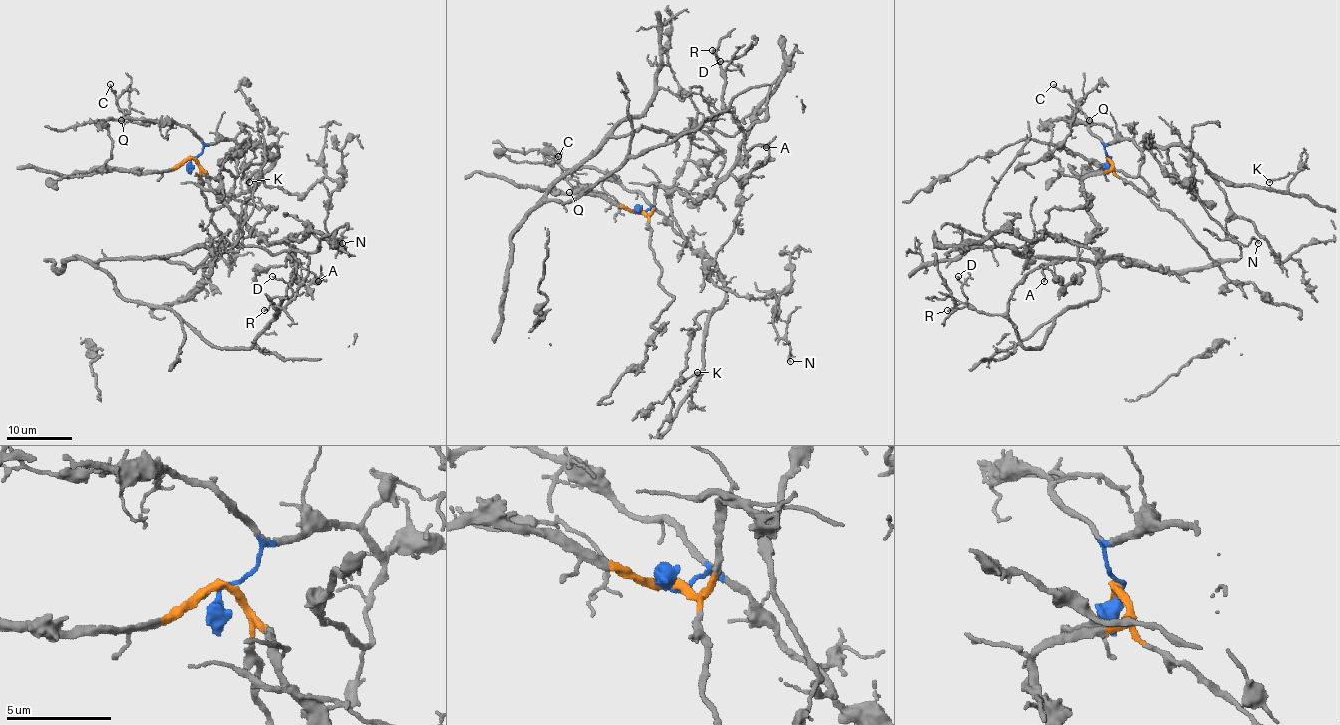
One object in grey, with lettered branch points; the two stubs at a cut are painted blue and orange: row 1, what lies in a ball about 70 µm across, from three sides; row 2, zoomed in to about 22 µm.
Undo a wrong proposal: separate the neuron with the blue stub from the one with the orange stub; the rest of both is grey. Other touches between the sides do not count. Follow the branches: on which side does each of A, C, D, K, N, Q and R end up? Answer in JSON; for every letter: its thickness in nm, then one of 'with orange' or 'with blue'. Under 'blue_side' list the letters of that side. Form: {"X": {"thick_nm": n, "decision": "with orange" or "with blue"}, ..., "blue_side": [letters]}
{"A": {"thick_nm": 90, "decision": "with orange"}, "C": {"thick_nm": 120, "decision": "with blue"}, "D": {"thick_nm": 120, "decision": "with orange"}, "K": {"thick_nm": 90, "decision": "with blue"}, "N": {"thick_nm": 100, "decision": "with blue"}, "Q": {"thick_nm": 130, "decision": "with blue"}, "R": {"thick_nm": 110, "decision": "with orange"}, "blue_side": ["C", "K", "N", "Q"]}

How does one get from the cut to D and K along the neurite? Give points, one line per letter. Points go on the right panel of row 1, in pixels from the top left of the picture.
D: (1108, 157), (1030, 244), (1025, 267), (1087, 260), (1099, 296), (1040, 347), (958, 277)
K: (1110, 157), (1105, 148), (1131, 139), (1184, 146), (1234, 184), (1286, 190), (1293, 175), (1268, 182)

